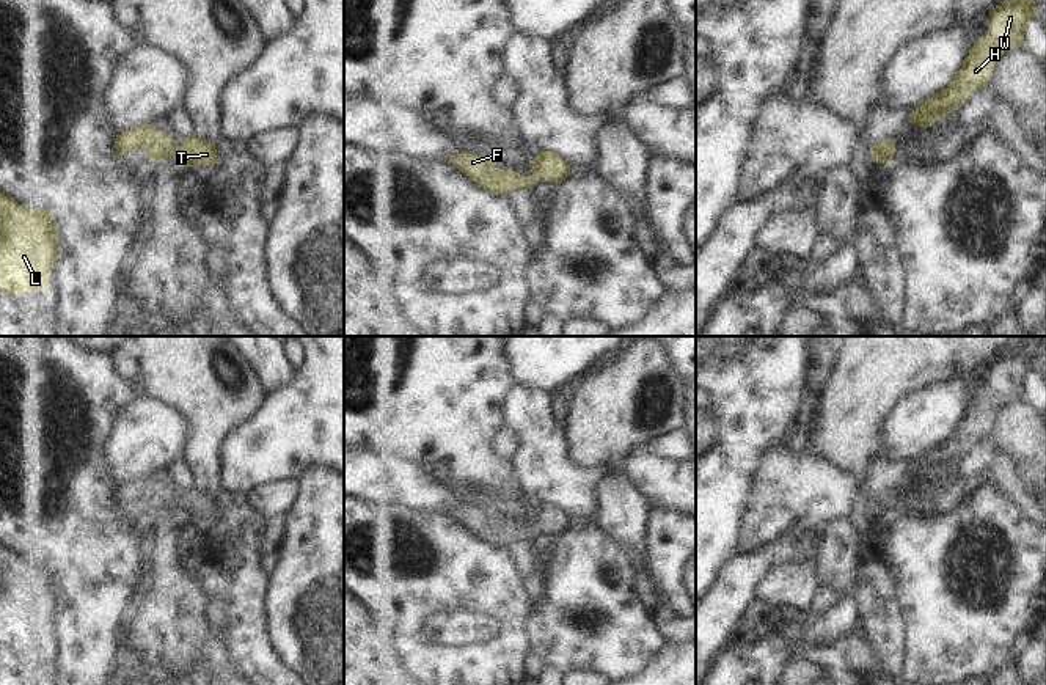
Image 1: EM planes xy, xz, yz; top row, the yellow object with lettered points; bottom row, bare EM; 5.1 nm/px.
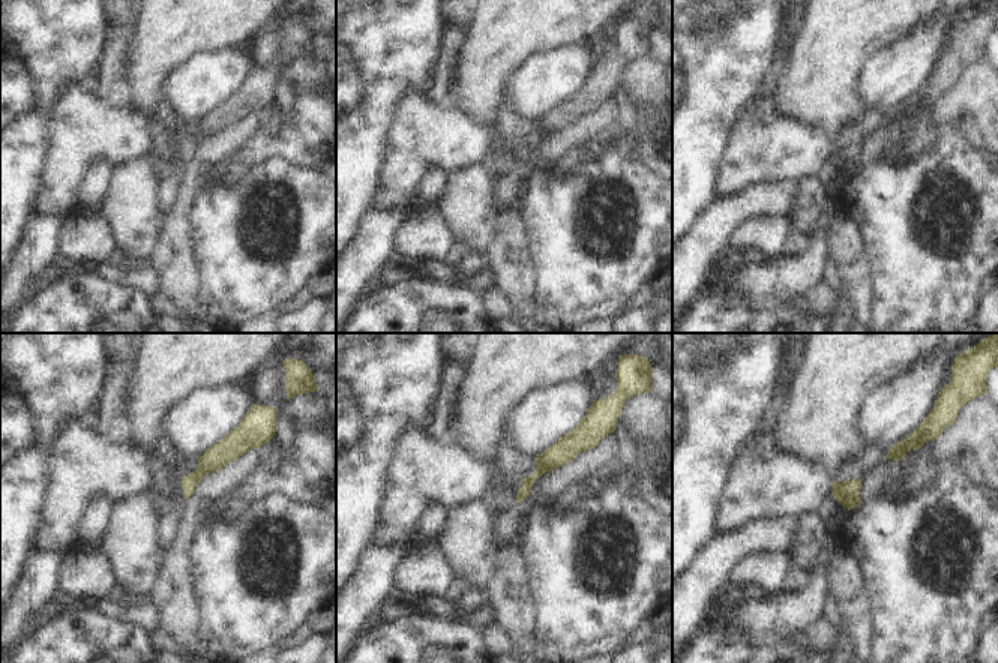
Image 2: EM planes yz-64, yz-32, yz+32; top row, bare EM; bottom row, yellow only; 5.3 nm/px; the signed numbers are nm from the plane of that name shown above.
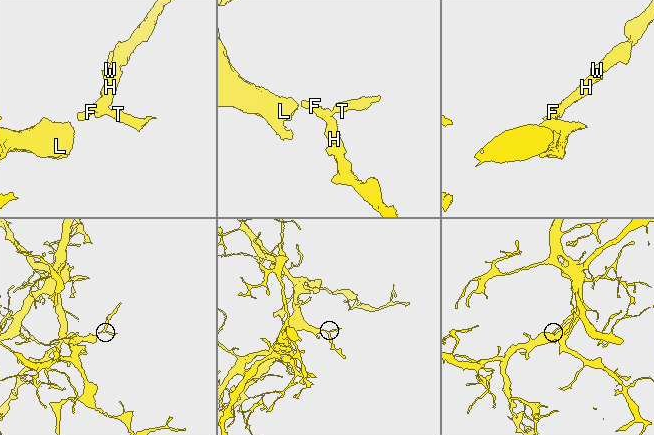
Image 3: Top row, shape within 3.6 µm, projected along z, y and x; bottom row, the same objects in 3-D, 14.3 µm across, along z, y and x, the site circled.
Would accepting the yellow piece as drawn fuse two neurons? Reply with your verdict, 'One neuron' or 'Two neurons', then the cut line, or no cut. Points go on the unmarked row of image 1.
One neuron. No split

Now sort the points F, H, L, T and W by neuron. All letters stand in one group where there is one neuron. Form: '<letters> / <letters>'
F H L T W

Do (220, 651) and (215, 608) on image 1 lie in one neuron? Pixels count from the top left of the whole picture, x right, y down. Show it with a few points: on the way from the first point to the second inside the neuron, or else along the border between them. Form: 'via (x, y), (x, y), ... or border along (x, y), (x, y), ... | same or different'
border along (209, 600), (208, 622), (220, 638), (225, 638) | different

